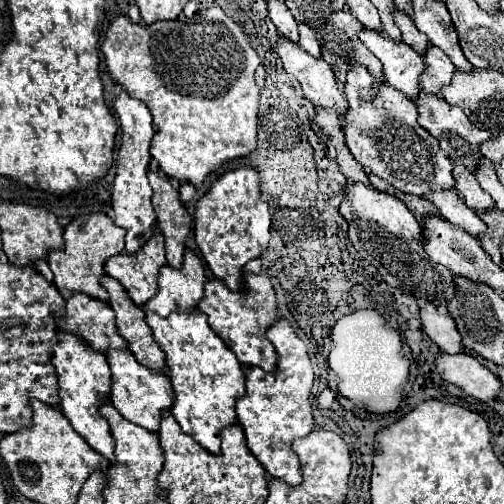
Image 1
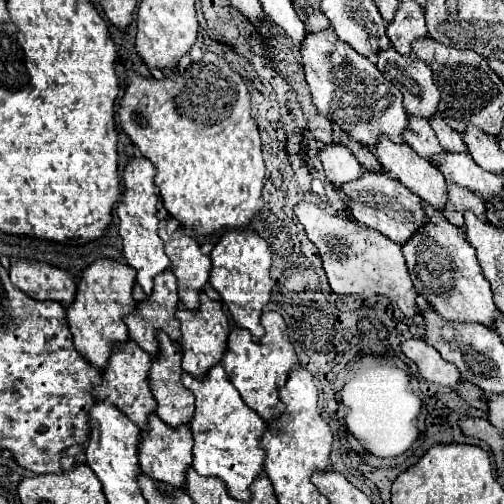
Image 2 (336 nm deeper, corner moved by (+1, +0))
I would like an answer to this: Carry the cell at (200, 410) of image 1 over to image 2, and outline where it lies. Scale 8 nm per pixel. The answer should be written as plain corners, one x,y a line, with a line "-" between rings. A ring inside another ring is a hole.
220,365
212,367
210,375
202,381
182,373
182,383
196,397
196,415
190,423
194,435
194,471
202,477
224,481
230,497
250,501
250,485
264,473
264,451
260,449
260,439
266,431
266,423
248,409

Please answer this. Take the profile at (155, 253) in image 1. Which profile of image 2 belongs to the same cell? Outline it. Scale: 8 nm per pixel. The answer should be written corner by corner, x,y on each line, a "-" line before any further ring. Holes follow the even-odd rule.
168,269
166,273
160,273
154,281
154,291
152,295
136,305
134,315
126,315
124,323
128,327
128,335
130,339
142,347
150,357
154,357
158,353
158,331
164,331
166,335
172,337
172,341
180,341
180,321
176,319
176,309
178,309
178,285
176,285
176,277
174,273

